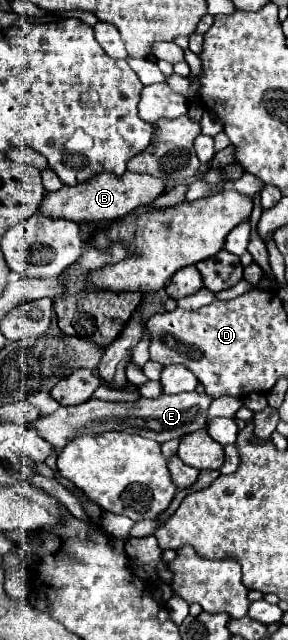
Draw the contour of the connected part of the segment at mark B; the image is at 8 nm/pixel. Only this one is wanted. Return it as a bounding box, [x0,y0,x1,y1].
[39,171,165,223]

